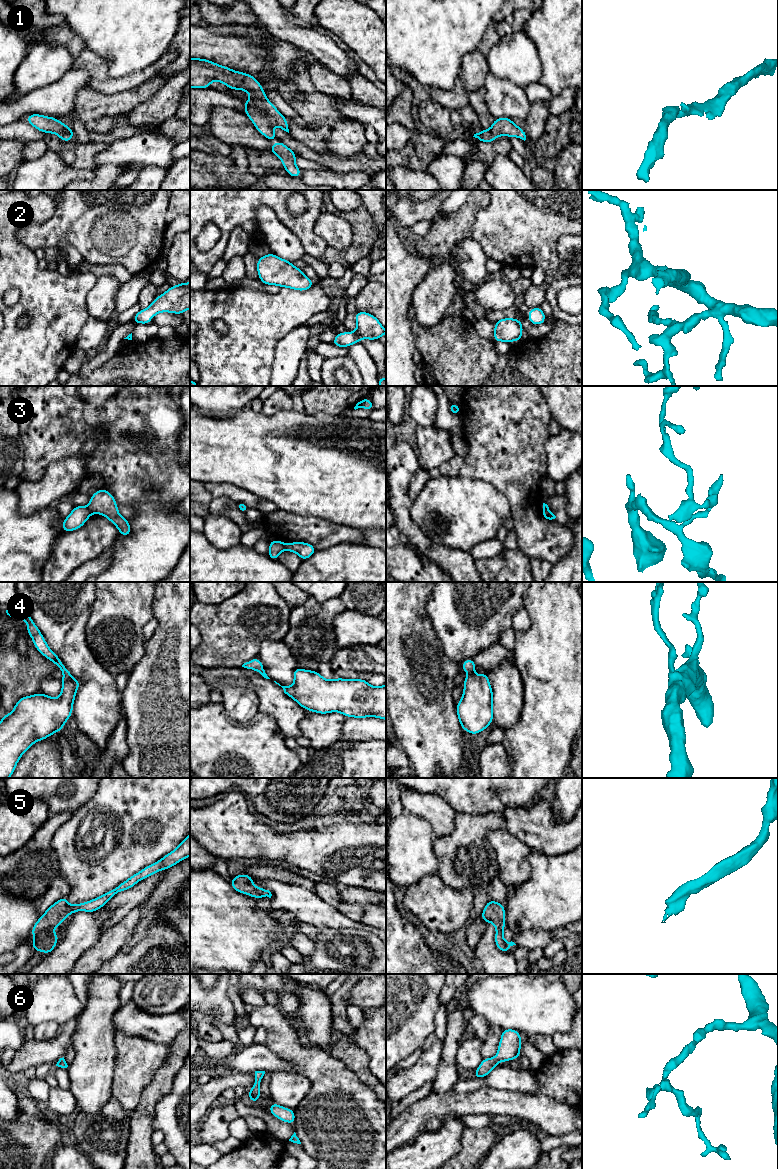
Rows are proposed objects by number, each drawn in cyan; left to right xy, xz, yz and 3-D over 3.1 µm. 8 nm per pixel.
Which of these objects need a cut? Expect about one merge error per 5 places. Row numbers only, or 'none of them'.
3

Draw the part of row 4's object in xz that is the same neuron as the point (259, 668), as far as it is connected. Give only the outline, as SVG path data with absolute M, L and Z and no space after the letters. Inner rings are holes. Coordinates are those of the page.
M254 658L242 665L242 667L247 669L252 669L259 672L264 678L270 679L267 674L265 673L263 664L259 658Z

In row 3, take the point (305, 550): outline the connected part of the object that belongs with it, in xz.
M305 542L285 543L285 549L298 554L302 561L310 558L316 551L313 545Z

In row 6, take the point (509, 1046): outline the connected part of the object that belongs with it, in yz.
M514 1029L502 1030L497 1054L494 1058L483 1058L480 1066L474 1071L474 1078L486 1077L499 1062L517 1059L520 1055L521 1034Z

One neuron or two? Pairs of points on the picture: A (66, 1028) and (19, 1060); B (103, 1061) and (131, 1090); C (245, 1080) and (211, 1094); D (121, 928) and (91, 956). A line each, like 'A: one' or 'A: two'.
A: one
B: two
C: one
D: one

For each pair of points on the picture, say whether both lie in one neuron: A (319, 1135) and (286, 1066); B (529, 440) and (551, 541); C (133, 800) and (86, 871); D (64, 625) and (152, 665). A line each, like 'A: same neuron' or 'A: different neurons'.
A: different neurons
B: same neuron
C: same neuron
D: different neurons

